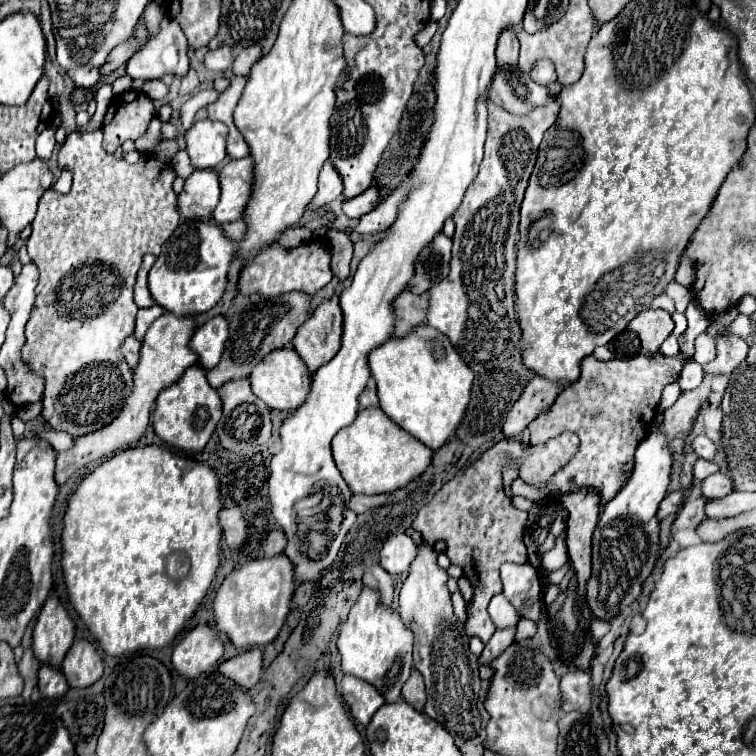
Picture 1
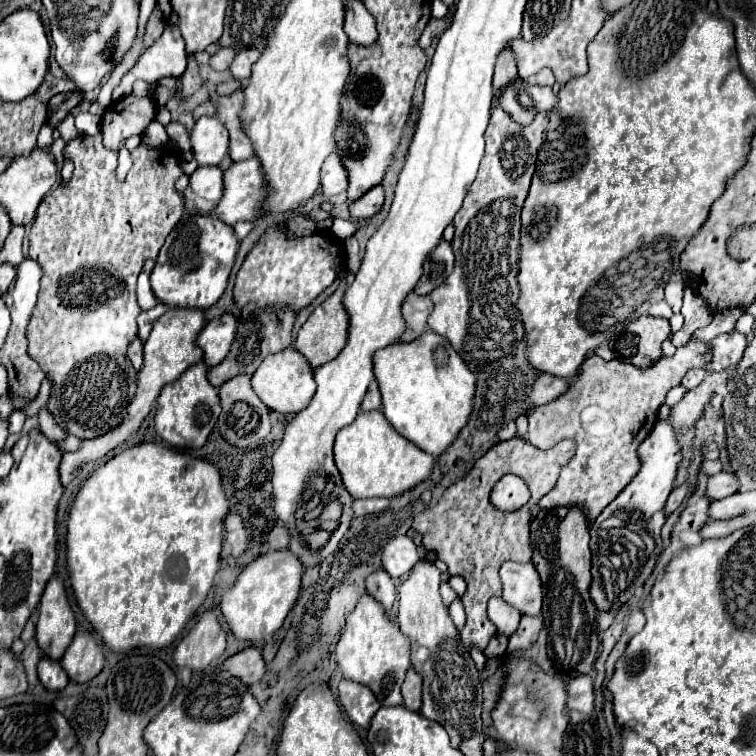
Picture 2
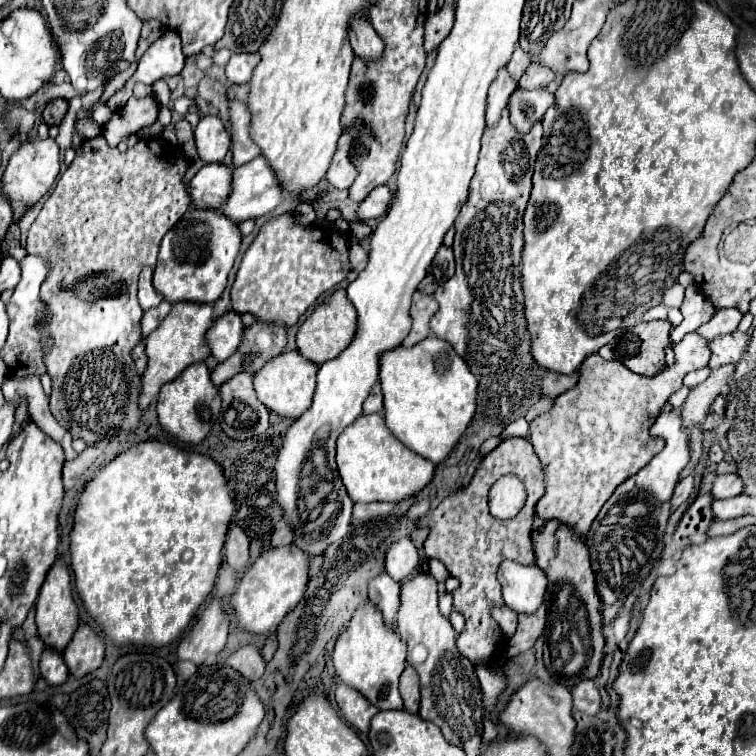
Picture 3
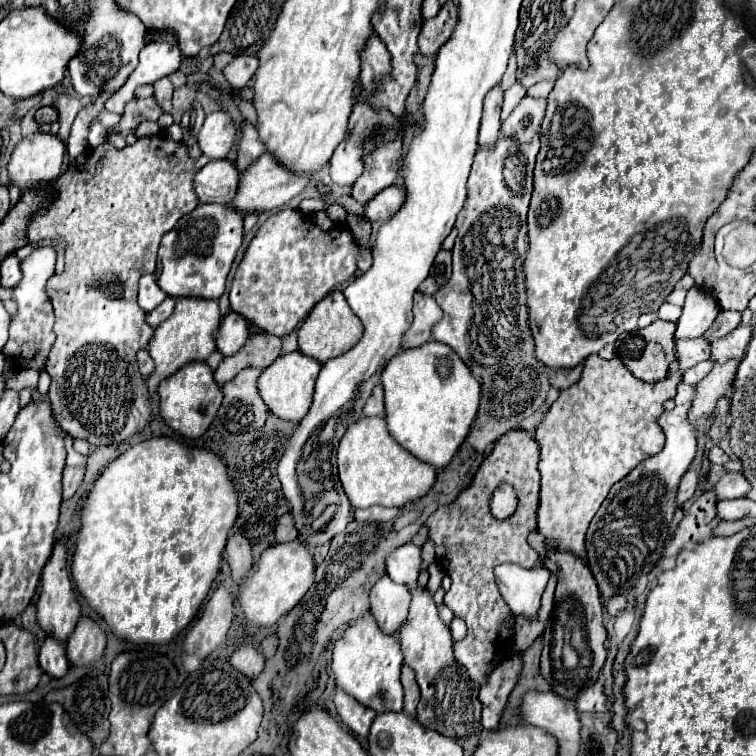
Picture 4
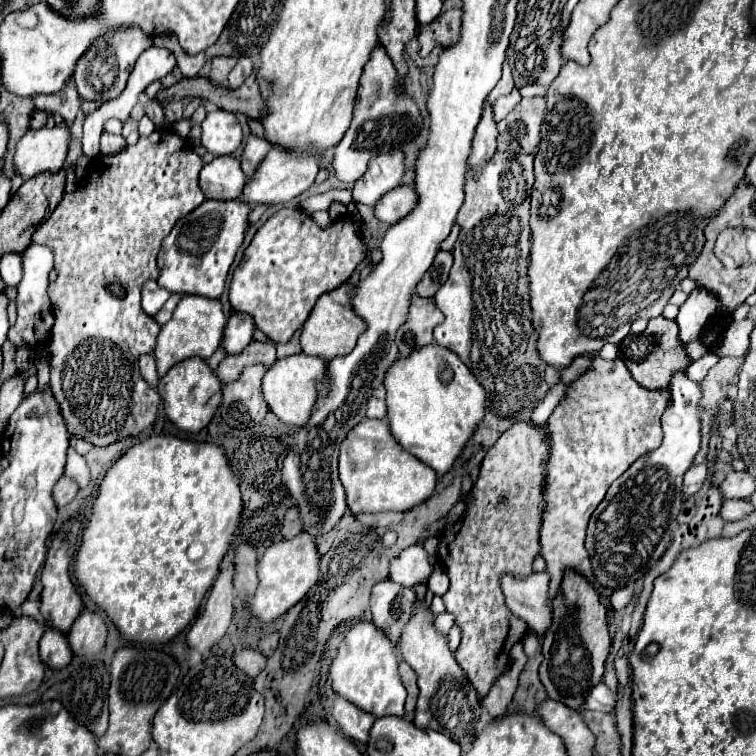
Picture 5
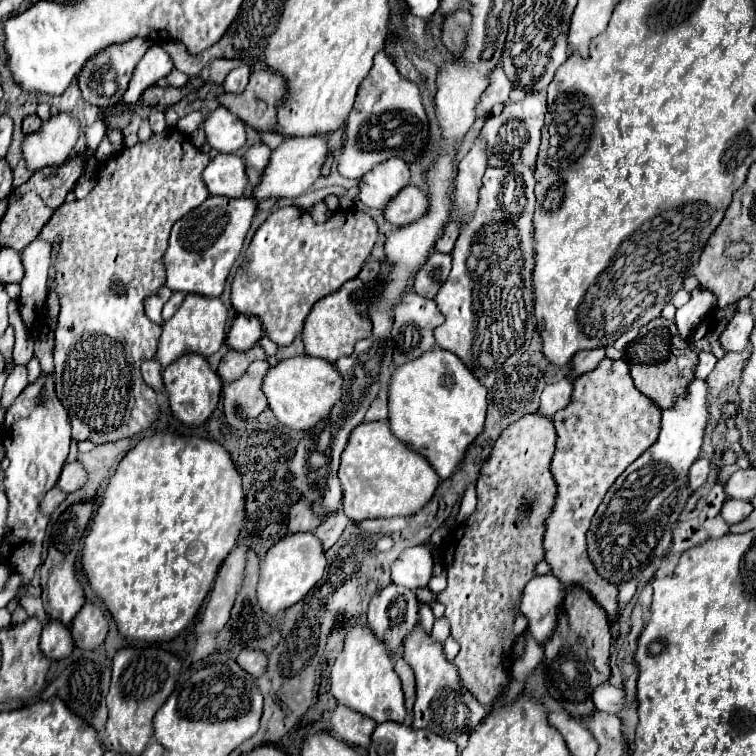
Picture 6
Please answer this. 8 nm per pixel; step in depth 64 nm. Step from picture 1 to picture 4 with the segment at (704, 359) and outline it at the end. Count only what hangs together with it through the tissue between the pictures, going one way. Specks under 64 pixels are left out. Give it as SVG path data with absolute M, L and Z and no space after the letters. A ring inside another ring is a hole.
M720 310L720 316L714 320L714 324L706 330L704 338L708 342L724 336L726 332L730 332L732 328L736 328L740 324L740 312L732 312L732 310Z

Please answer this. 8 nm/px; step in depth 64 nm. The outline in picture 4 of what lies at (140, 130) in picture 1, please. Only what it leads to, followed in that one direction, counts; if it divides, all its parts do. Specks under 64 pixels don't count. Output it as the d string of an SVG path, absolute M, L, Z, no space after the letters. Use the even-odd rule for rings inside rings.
M146 98L146 100L134 100L128 104L118 128L114 132L124 132L130 128L136 128L142 120L158 120L162 114L162 108L158 106L156 98Z

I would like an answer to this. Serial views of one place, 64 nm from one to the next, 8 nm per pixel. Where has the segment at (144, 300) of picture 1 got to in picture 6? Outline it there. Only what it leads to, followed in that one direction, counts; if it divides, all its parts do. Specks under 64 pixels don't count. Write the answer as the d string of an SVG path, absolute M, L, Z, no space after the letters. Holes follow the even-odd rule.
M162 286L154 296L150 296L146 300L146 316L148 316L148 320L152 320L154 324L162 326L162 322L164 322L162 320L162 308L168 302L170 296L172 296L172 290L168 286Z

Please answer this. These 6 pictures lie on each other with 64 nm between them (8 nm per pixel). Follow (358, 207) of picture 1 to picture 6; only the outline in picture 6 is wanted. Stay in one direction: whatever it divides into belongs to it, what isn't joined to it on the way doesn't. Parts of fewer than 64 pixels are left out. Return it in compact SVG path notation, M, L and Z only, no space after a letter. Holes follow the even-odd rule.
M406 186L402 188L396 198L390 200L390 204L384 208L384 216L388 222L396 226L412 224L412 220L418 220L428 212L428 196L418 186Z

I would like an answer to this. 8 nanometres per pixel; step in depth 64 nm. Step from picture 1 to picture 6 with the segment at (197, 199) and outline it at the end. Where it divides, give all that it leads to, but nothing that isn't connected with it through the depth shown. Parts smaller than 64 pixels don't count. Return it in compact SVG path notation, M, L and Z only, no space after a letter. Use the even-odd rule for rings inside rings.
M218 154L204 170L204 184L212 196L240 198L246 192L246 164L236 154Z

